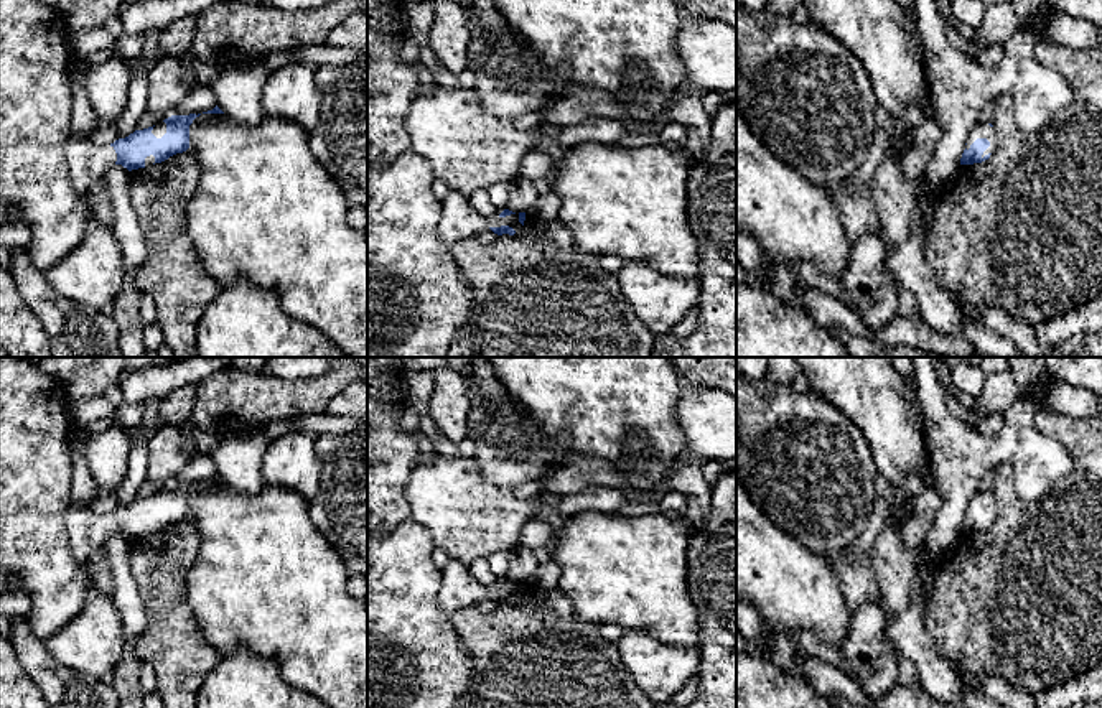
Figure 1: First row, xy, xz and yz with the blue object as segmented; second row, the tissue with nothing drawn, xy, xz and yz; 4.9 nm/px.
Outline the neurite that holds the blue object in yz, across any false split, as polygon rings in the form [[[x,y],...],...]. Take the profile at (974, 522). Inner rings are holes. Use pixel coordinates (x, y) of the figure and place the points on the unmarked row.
[[[975,492],[969,501],[960,533],[982,532],[990,527],[997,517],[997,502],[992,492]]]

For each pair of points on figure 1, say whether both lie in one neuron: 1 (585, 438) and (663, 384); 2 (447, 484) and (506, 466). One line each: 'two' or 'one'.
1: one
2: two

